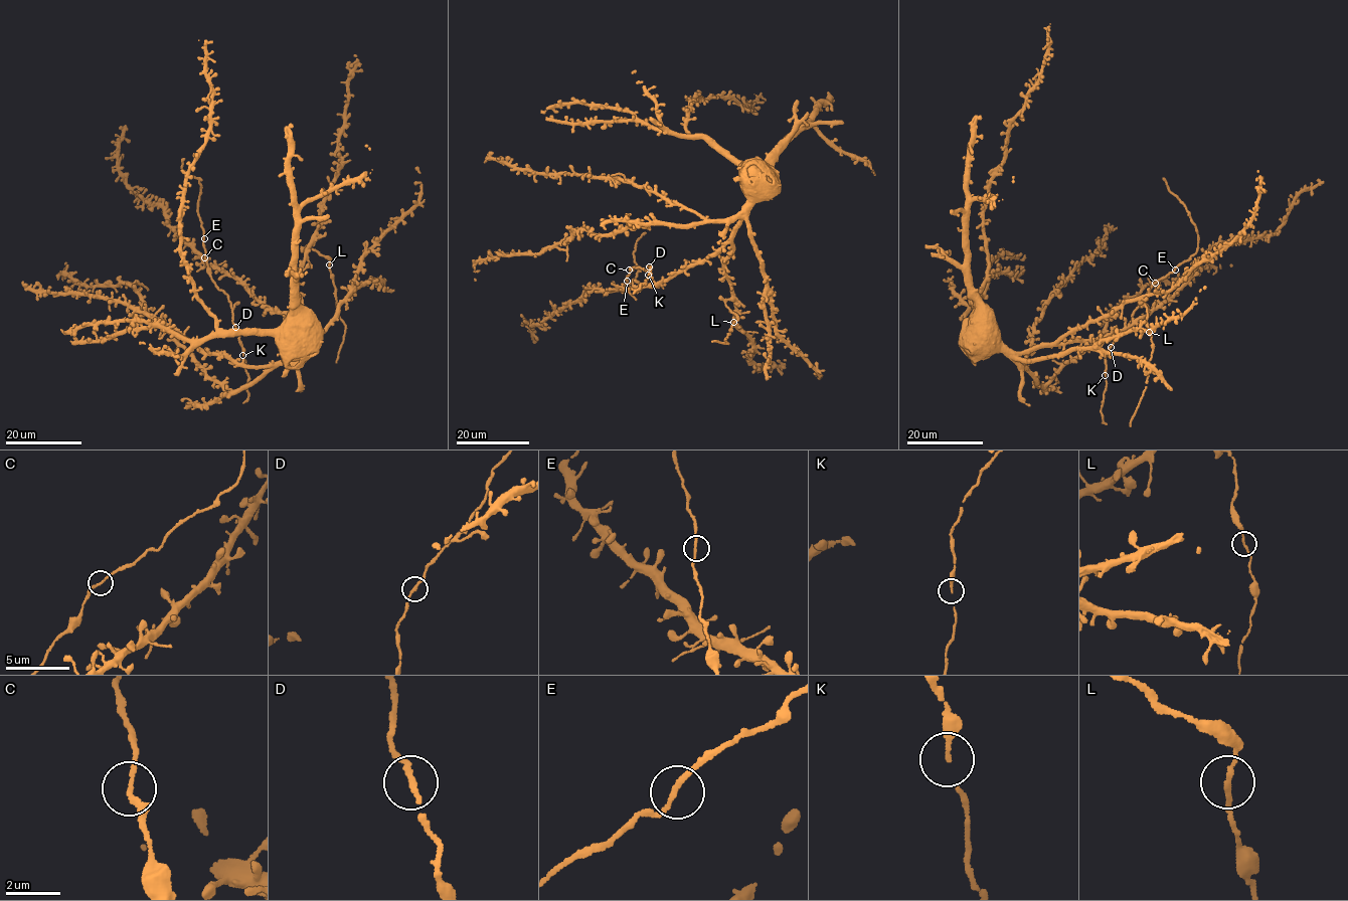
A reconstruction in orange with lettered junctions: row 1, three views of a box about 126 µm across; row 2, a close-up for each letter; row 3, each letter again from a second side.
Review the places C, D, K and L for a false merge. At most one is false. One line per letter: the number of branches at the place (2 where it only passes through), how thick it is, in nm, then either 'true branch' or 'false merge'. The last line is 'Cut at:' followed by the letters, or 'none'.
C: branches 2; calibre 160 nm; true branch
D: branches 2; calibre 190 nm; true branch
K: branches 2; calibre 130 nm; true branch
L: branches 2; calibre 160 nm; true branch
Cut at: none

